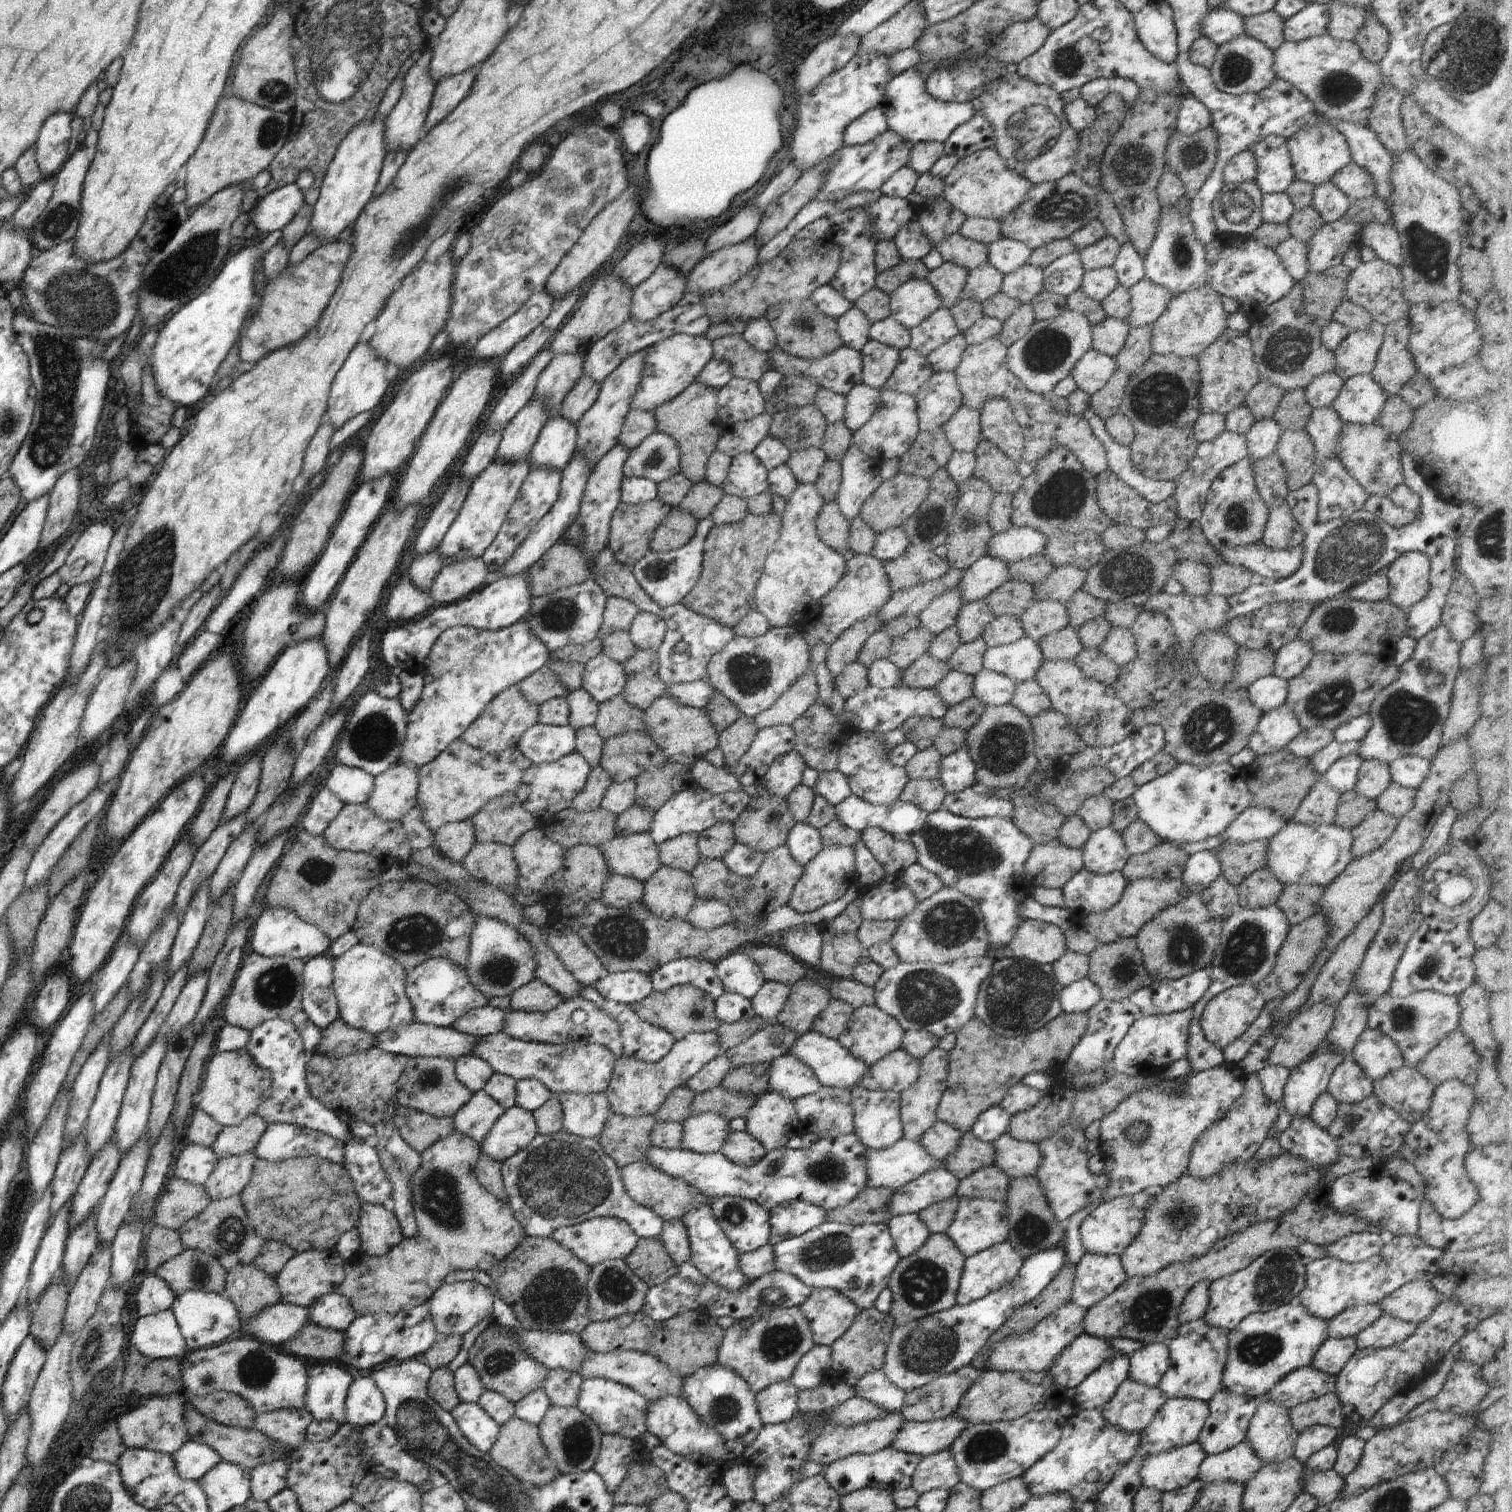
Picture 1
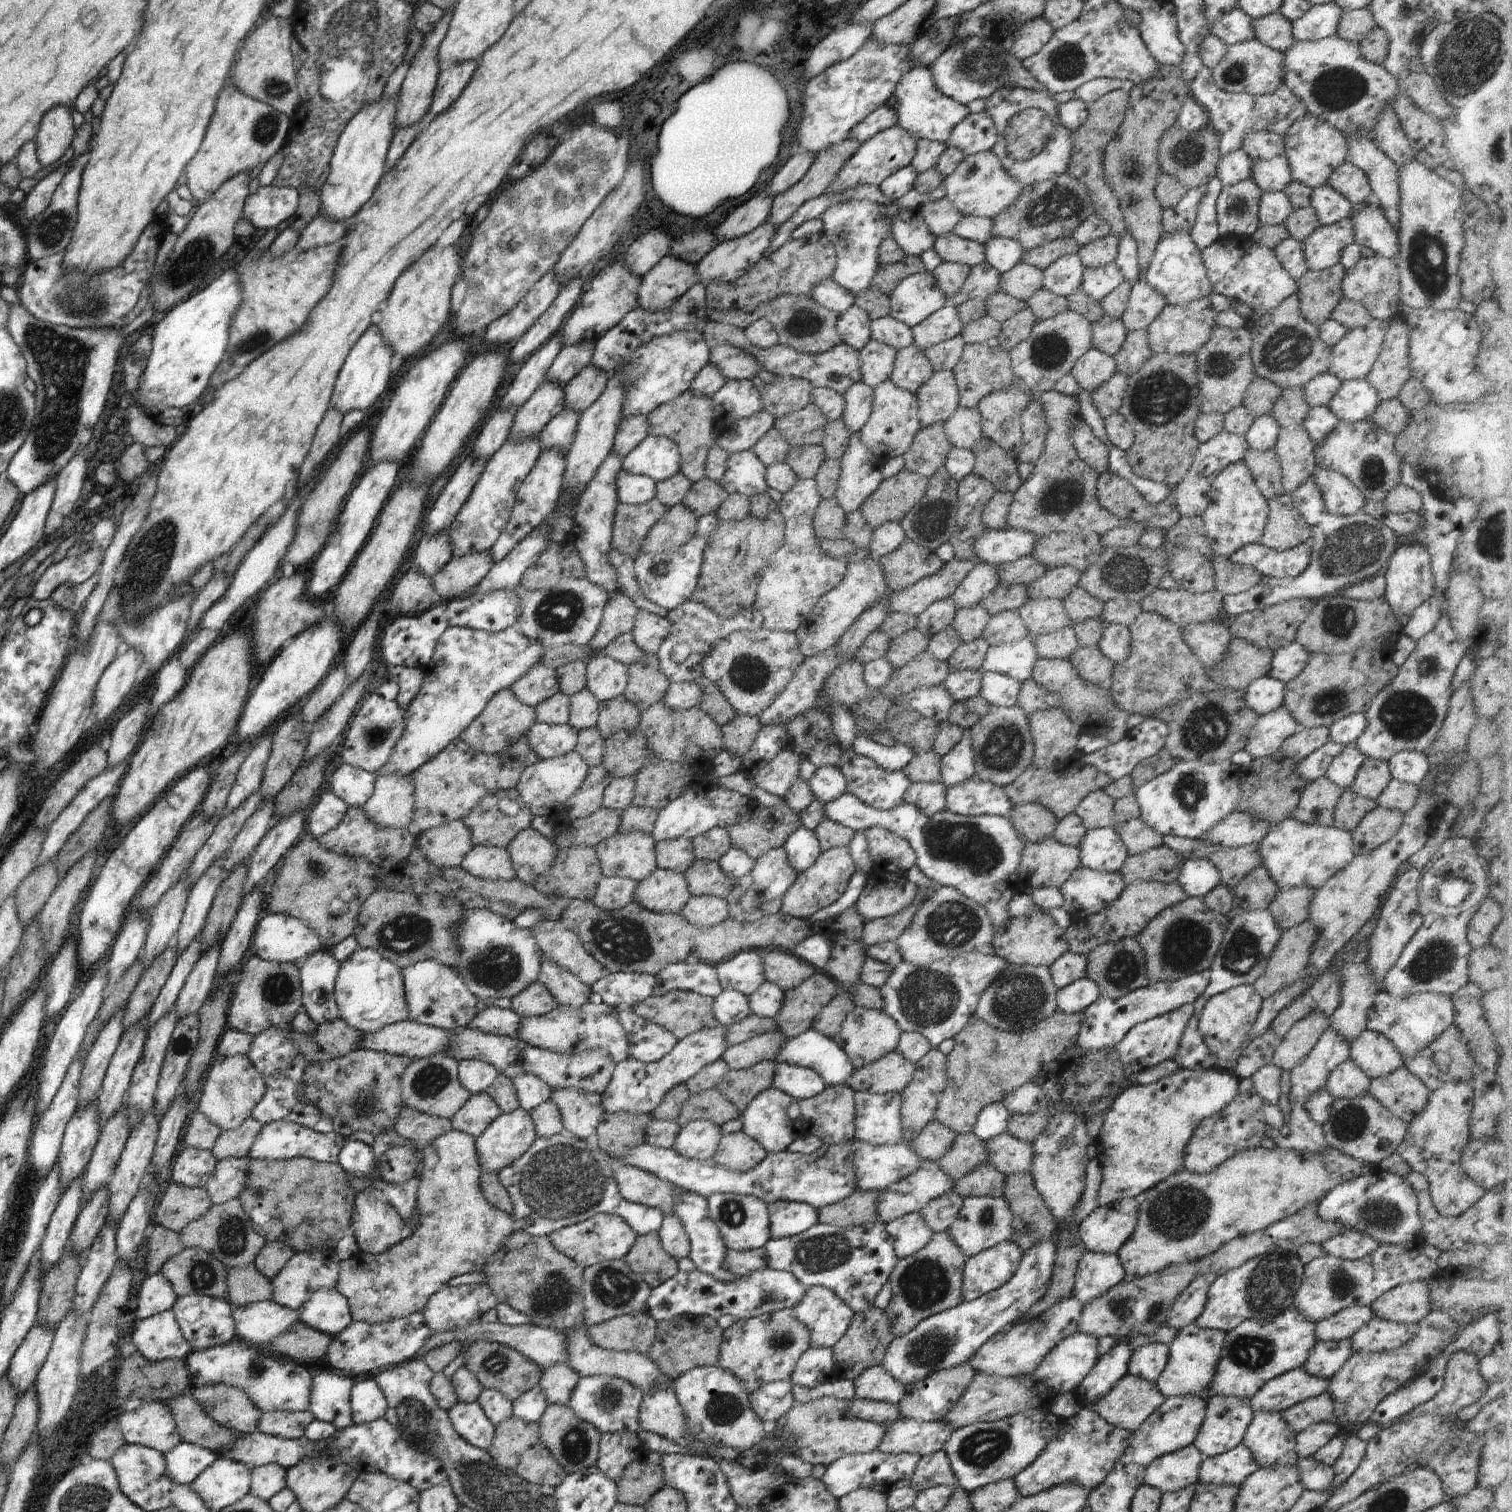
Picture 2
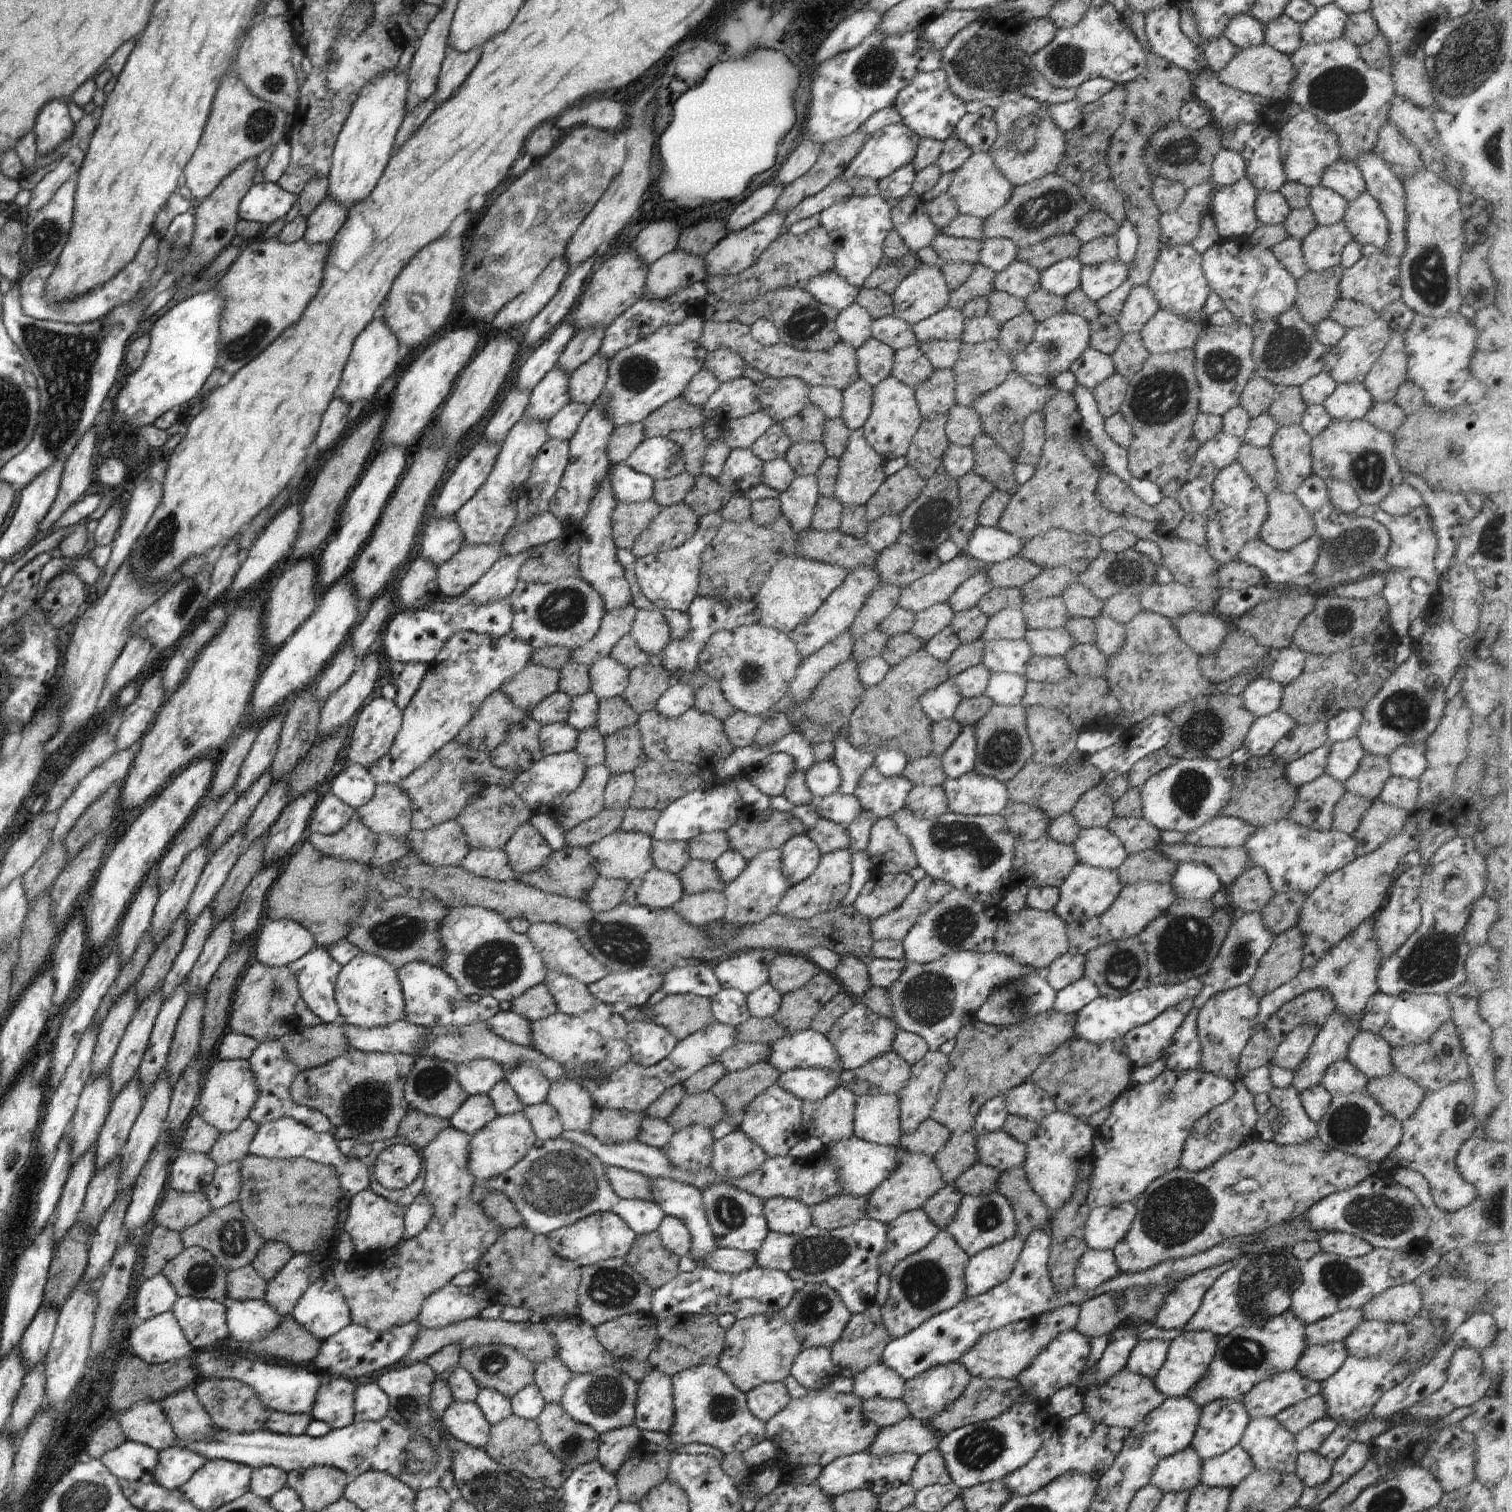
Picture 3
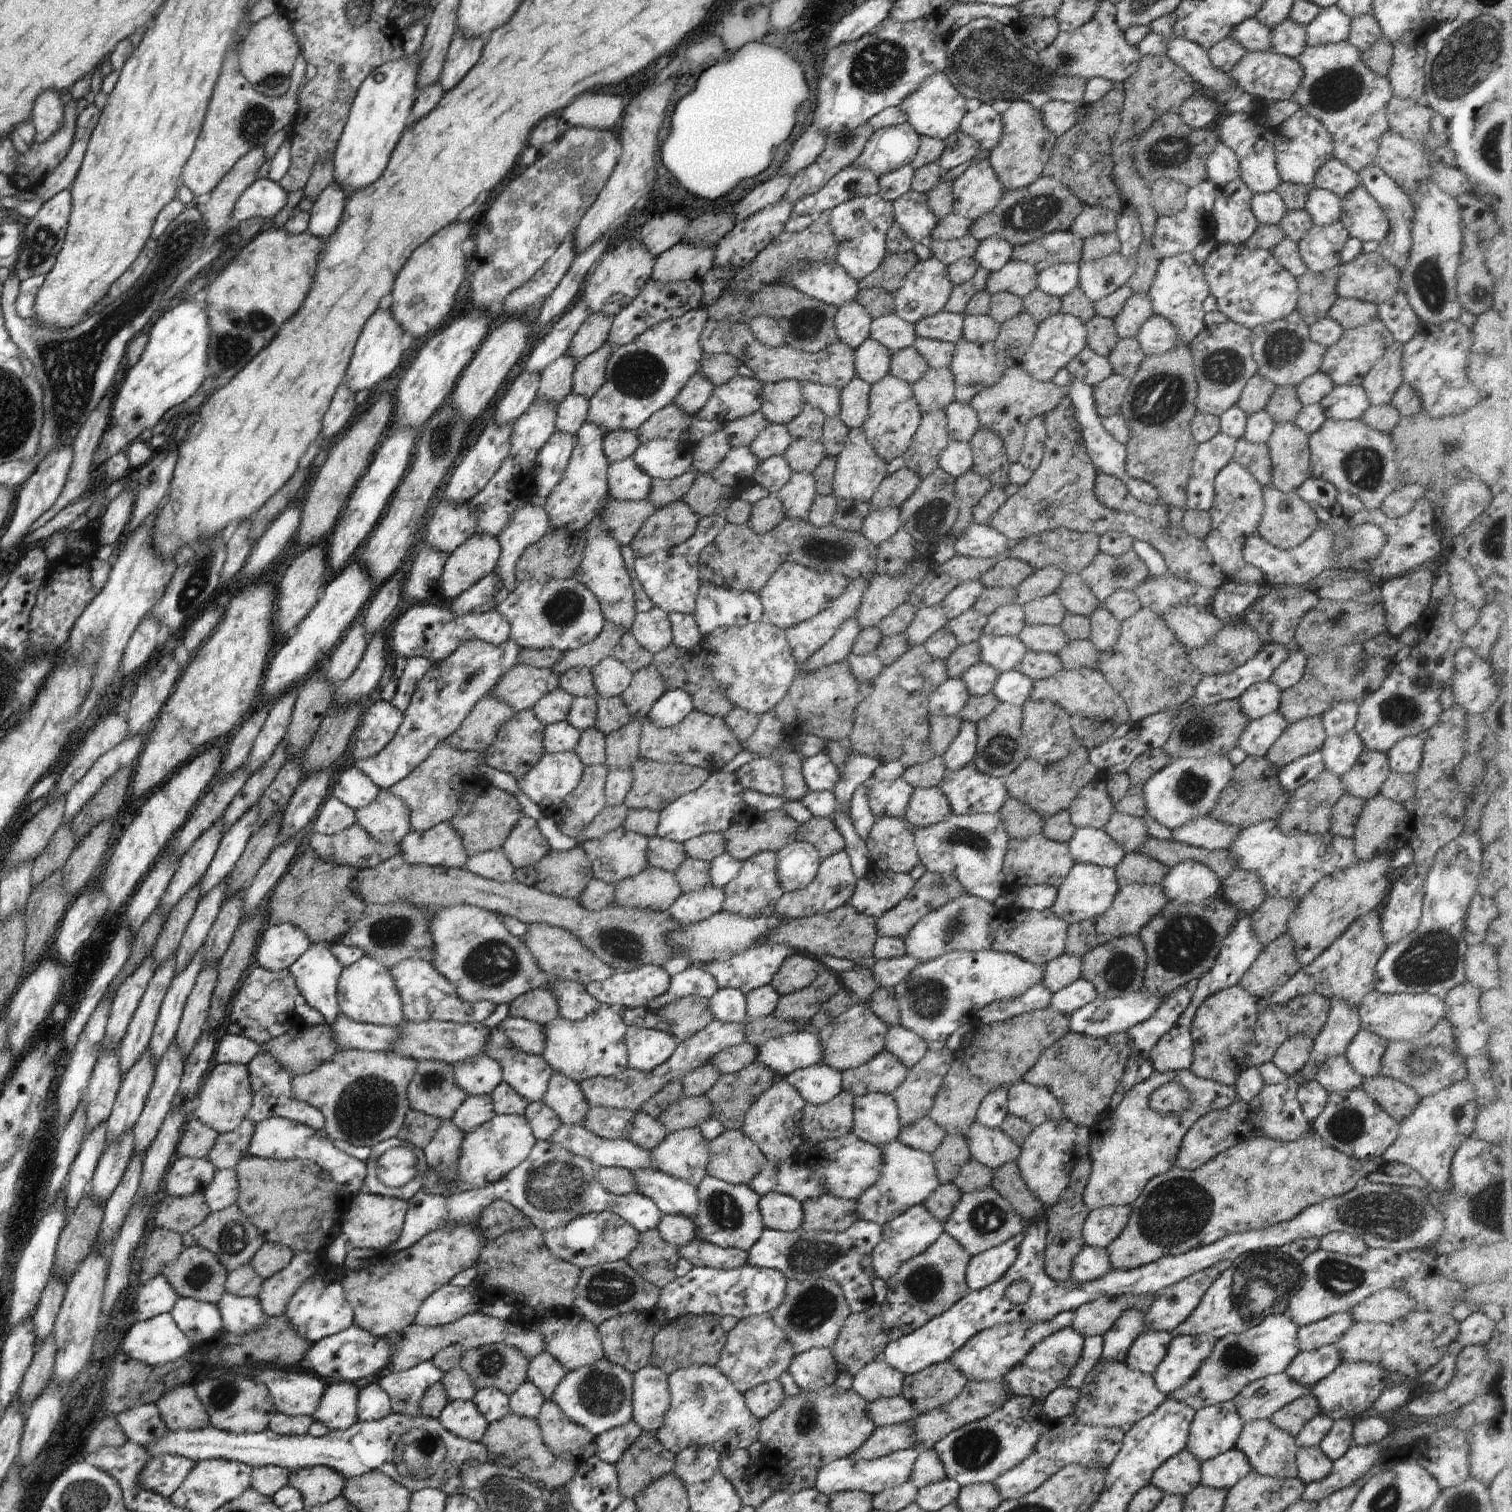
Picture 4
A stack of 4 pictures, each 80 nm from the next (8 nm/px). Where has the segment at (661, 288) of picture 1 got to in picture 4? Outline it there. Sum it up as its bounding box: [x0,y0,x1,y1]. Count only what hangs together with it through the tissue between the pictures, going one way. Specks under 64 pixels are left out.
[650,241,716,283]

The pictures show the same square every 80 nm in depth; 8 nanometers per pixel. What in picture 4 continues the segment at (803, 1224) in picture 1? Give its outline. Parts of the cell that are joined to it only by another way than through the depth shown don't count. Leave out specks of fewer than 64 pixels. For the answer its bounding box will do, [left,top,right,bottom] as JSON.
[758,1193,802,1233]

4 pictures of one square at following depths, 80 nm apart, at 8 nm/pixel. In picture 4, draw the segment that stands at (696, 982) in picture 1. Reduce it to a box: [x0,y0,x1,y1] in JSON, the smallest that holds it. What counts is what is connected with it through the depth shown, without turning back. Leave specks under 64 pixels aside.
[646,965,718,1012]

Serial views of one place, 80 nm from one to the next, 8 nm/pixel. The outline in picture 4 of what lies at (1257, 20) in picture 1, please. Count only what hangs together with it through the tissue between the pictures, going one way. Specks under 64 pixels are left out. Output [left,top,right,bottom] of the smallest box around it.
[1270,19,1307,59]

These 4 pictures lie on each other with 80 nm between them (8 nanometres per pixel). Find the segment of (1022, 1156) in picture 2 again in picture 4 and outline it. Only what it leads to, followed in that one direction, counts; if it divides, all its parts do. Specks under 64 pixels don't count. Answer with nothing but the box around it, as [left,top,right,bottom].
[964,1121,1021,1170]

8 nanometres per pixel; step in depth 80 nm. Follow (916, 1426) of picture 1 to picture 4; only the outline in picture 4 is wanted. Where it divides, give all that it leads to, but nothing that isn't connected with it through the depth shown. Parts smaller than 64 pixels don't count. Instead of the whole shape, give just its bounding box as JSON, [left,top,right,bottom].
[848,1423,916,1459]

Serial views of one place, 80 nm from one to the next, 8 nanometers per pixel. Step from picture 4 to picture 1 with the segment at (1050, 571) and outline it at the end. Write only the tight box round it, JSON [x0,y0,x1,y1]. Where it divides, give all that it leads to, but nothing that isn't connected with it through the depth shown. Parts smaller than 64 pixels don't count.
[1033,565,1086,600]

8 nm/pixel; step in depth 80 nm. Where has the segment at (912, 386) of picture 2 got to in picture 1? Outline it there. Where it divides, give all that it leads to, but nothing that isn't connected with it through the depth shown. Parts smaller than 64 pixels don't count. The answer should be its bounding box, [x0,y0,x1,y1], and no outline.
[884,346,934,396]

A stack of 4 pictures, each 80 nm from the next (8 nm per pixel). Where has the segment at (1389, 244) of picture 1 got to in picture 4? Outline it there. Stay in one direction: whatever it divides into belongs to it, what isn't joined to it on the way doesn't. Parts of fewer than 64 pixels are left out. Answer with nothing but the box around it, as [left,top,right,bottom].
[1339,184,1389,243]

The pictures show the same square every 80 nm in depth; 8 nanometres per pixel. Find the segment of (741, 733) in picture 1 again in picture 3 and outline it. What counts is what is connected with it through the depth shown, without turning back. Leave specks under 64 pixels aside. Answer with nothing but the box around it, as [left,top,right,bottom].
[723,710,763,748]

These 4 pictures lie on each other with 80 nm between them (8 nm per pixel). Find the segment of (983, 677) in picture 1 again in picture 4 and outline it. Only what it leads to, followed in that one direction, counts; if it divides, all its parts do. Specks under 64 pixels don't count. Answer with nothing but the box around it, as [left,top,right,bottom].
[992,669,1033,707]

